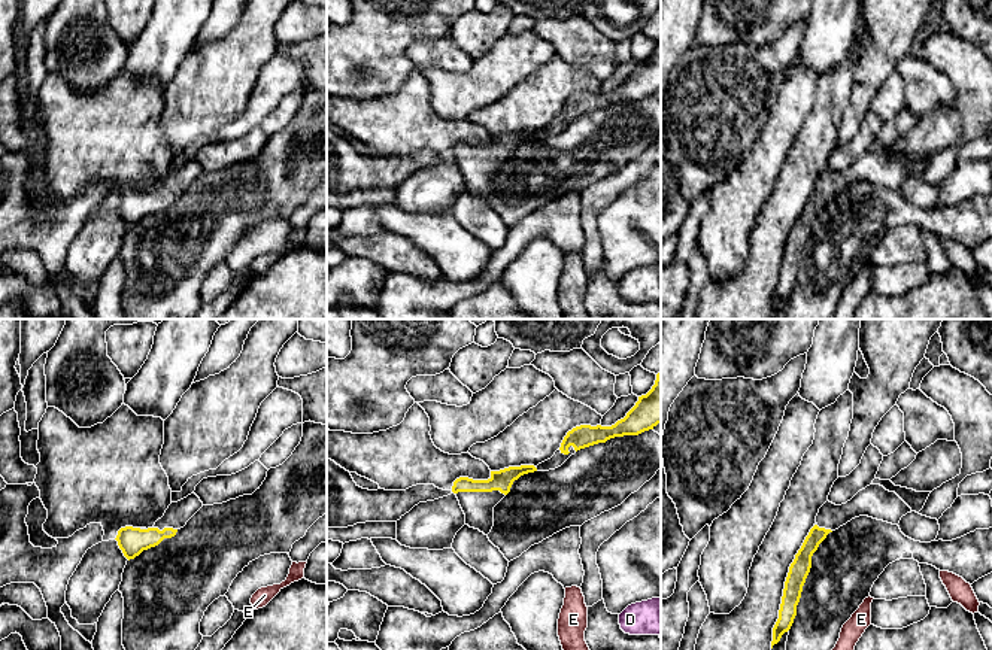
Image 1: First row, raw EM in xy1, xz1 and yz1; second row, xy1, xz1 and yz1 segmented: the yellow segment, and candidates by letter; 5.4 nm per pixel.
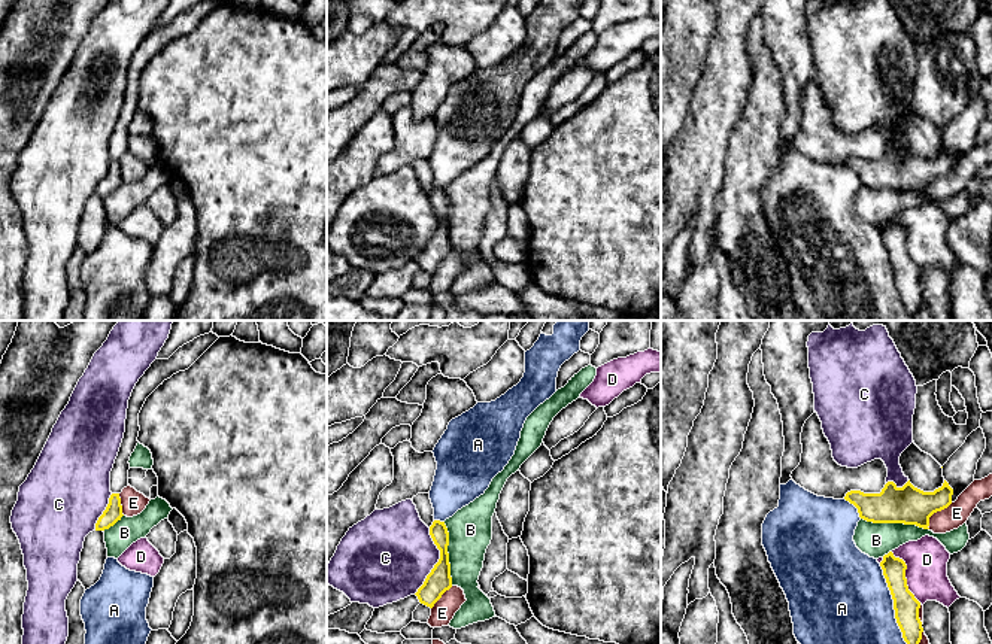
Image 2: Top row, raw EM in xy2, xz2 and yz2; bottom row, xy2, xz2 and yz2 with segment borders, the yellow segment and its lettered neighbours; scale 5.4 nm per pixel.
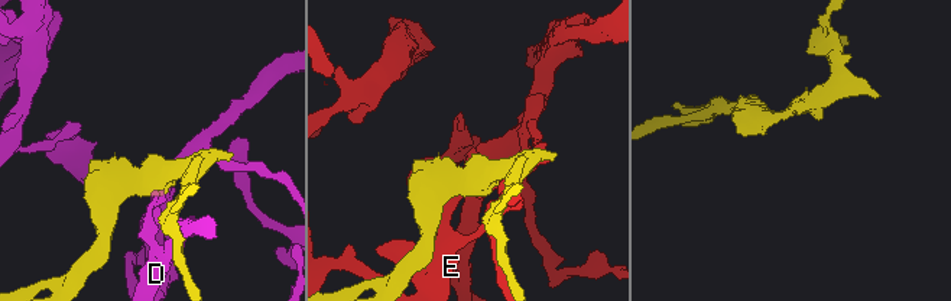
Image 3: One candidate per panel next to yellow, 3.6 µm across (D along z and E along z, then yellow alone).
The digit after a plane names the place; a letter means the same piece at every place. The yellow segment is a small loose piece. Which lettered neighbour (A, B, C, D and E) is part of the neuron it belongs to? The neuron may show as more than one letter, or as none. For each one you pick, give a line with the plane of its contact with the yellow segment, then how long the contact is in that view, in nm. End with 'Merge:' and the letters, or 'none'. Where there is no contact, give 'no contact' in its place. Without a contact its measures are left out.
Merge: none

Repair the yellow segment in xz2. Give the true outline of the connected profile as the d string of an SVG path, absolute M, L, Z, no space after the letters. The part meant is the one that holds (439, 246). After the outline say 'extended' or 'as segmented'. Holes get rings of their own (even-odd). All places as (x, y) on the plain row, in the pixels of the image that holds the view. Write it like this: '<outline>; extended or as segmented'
M434 186L430 192L430 201L440 216L440 225L415 261L421 270L433 274L442 261L452 253L452 243L448 219L449 198L445 188Z; as segmented

